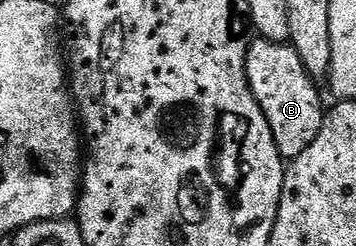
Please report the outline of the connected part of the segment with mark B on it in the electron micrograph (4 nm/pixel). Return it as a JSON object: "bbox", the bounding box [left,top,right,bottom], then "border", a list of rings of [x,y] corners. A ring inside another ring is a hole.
{"bbox":[247,39,325,161],"border":[[[252,39],[247,50],[247,81],[257,106],[265,114],[265,122],[269,122],[269,130],[273,130],[273,142],[277,142],[284,161],[295,160],[297,154],[309,150],[317,134],[321,134],[325,107],[319,97],[320,85],[310,76],[297,50],[290,43]]]}

